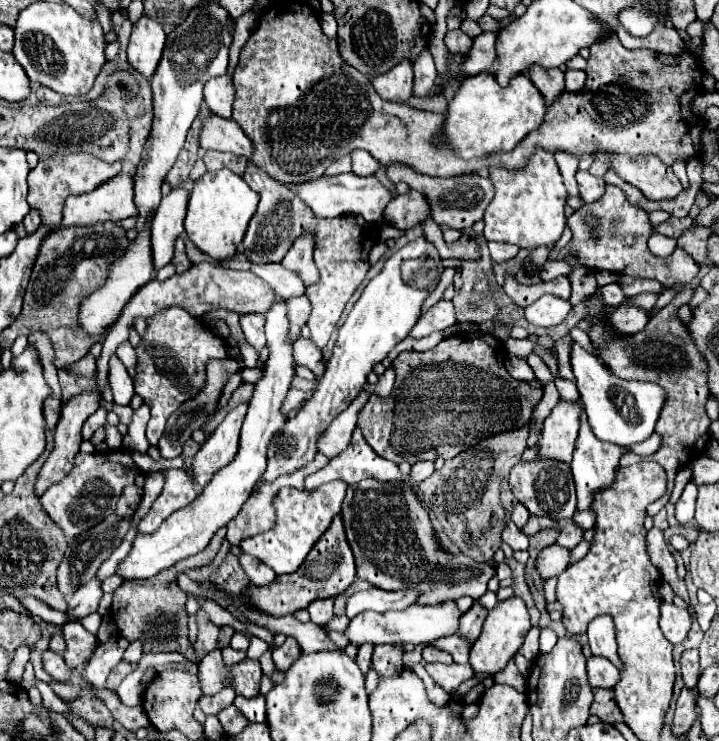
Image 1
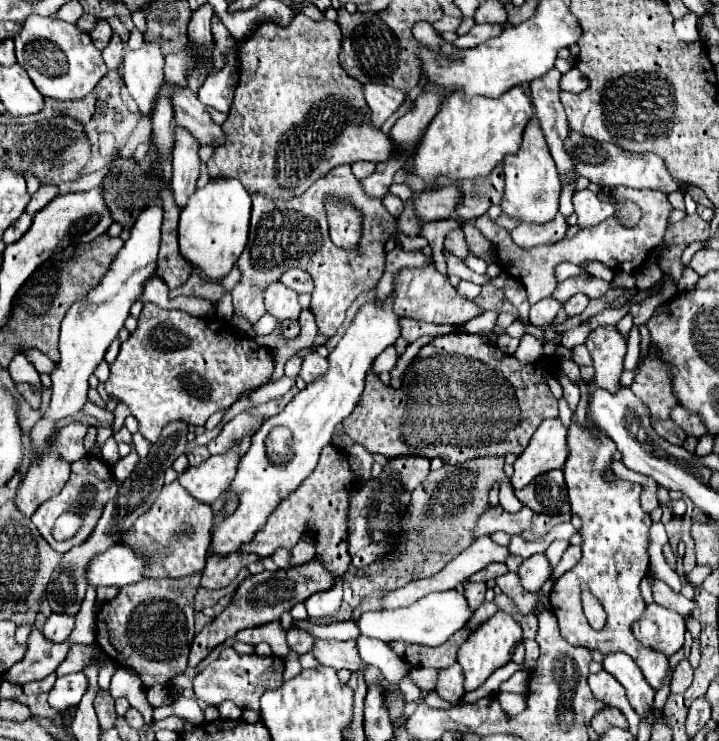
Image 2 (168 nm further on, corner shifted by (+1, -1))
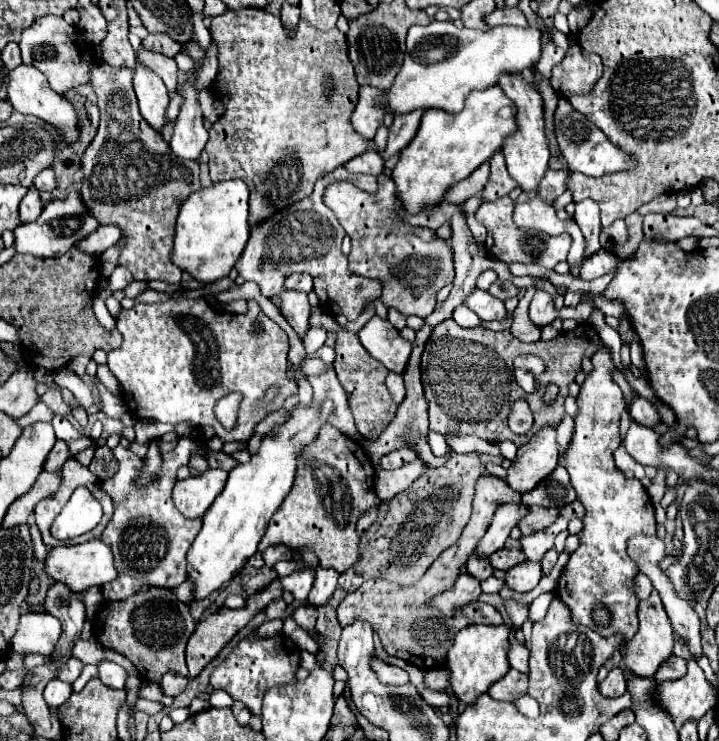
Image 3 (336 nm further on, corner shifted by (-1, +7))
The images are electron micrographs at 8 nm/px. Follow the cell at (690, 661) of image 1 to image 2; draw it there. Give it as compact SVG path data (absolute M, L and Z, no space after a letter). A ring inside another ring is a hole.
M683 659L677 669L673 671L673 679L671 679L671 693L683 693L693 681L693 667L689 663L689 659Z

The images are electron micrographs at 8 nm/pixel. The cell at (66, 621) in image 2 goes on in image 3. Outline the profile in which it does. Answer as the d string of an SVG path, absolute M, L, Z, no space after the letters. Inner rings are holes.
M25 613L11 639L11 651L31 655L51 655L61 635L61 623L49 613Z

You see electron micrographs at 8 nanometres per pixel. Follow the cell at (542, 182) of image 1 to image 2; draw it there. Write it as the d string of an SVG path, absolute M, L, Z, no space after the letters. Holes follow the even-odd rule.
M535 117L525 127L523 143L515 155L507 155L501 163L505 171L505 195L501 199L501 211L511 221L529 223L529 225L545 225L555 219L559 213L559 195L561 195L561 181L555 171L555 163L547 151L547 143L543 133L539 131L539 123Z

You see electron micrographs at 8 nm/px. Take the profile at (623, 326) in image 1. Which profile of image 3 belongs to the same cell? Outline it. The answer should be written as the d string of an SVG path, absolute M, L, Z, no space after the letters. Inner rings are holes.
M607 347L597 351L591 361L593 371L587 375L585 383L581 385L581 395L577 397L579 415L575 419L575 435L567 455L559 459L559 463L569 471L577 499L587 509L587 515L583 519L585 527L579 533L581 545L569 557L559 577L557 595L571 609L577 623L597 631L603 637L621 631L625 641L629 641L635 635L635 611L639 605L631 585L639 569L627 555L627 541L637 533L655 535L655 511L641 481L627 479L613 461L613 453L621 443L619 415L627 407L621 389L611 379L611 371L615 369L611 351ZM597 603L609 611L609 625L605 627L597 625L593 619L593 609Z

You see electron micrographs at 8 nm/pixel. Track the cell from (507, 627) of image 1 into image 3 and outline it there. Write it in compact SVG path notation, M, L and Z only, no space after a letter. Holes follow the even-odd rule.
M469 625L461 629L455 637L453 647L447 655L447 667L451 671L451 691L463 705L473 705L479 695L487 693L487 689L505 677L509 671L507 663L509 651L509 627L507 625Z

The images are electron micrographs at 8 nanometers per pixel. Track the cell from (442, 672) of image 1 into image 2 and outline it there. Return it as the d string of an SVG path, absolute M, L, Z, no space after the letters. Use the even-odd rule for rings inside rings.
M419 667L419 669L411 669L411 677L415 679L415 683L421 689L435 689L437 687L437 677L439 677L439 669L433 667Z

